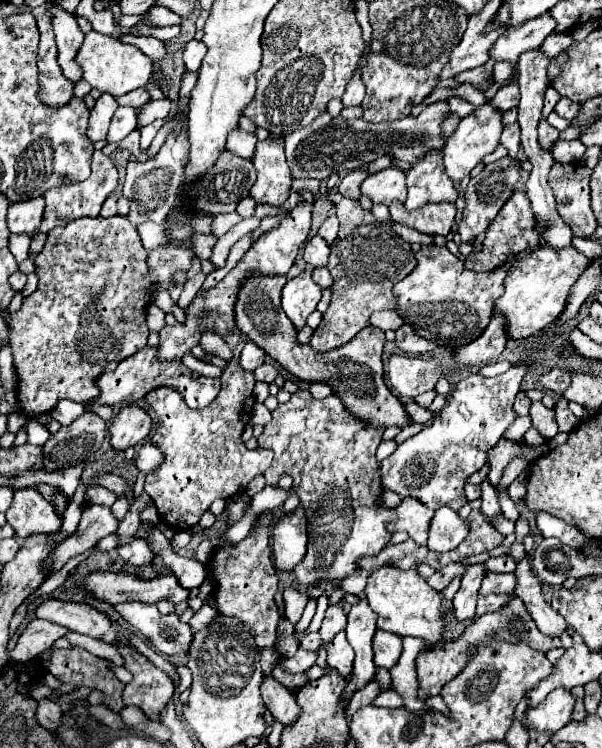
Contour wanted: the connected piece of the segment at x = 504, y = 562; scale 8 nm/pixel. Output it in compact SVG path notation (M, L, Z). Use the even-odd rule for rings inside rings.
M504 554L504 556L496 556L496 558L490 558L490 560L484 562L484 564L486 564L486 570L488 570L488 572L512 572L514 566L516 566L514 558L508 556L508 554Z

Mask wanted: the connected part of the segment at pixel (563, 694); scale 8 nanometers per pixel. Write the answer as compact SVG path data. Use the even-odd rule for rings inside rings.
M556 688L536 708L526 710L526 728L558 732L572 720L576 698L570 690Z

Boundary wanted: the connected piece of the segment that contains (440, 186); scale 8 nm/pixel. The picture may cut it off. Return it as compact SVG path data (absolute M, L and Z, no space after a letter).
M428 152L424 160L412 164L412 170L406 172L408 198L404 206L416 210L426 202L454 202L458 192L454 190L452 180L444 174L442 152Z

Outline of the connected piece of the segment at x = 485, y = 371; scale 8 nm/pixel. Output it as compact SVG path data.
M492 362L492 364L488 364L488 366L482 366L480 368L480 374L482 376L496 376L496 374L502 374L502 372L506 372L510 368L510 364L508 362Z

